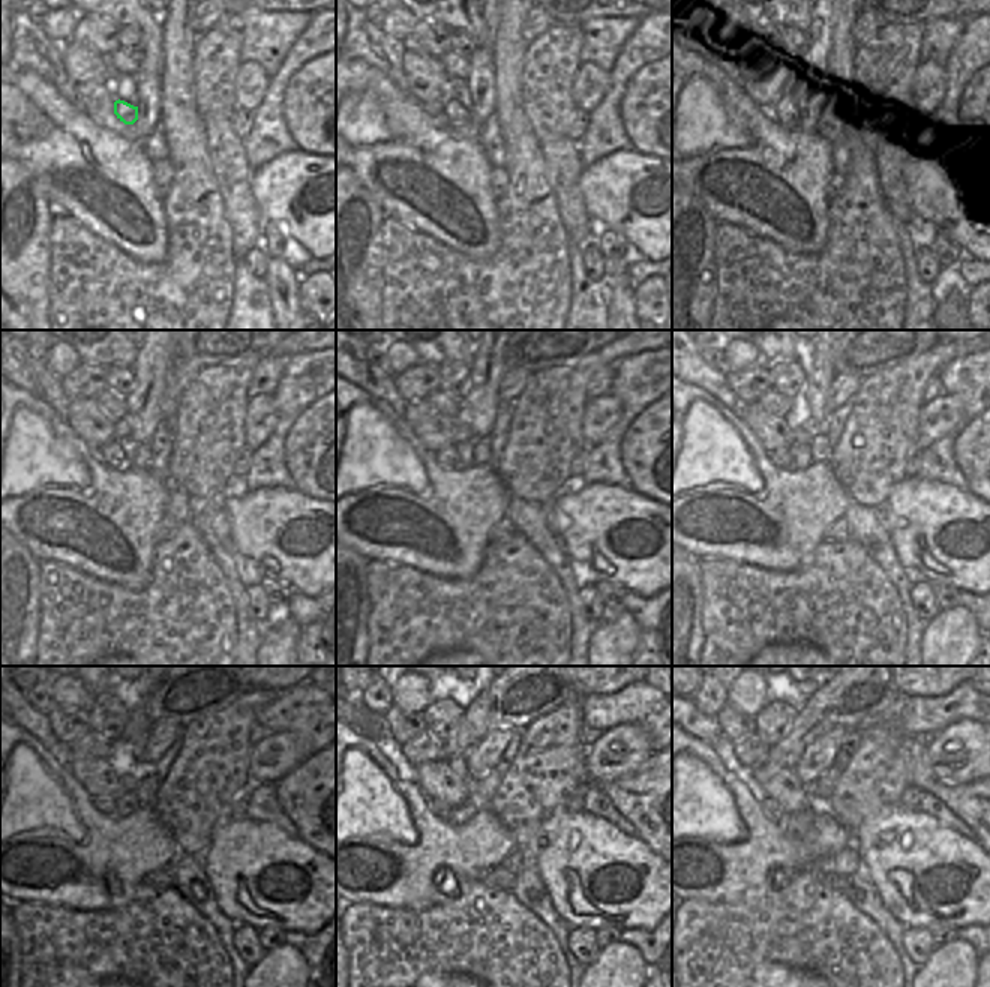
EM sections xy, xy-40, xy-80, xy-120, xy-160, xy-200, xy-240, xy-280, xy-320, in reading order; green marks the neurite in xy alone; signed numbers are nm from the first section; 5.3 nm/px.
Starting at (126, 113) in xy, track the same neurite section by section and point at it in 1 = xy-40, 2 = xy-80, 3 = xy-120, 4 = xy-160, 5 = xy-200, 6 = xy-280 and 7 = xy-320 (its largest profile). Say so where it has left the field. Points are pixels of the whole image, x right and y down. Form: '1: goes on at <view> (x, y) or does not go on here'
1: goes on at xy-40 (453, 110)
2: goes on at xy-80 (786, 114)
3: goes on at xy-120 (111, 453)
4: goes on at xy-160 (447, 458)
5: goes on at xy-200 (782, 458)
6: goes on at xy-280 (438, 807)
7: goes on at xy-320 (771, 809)

